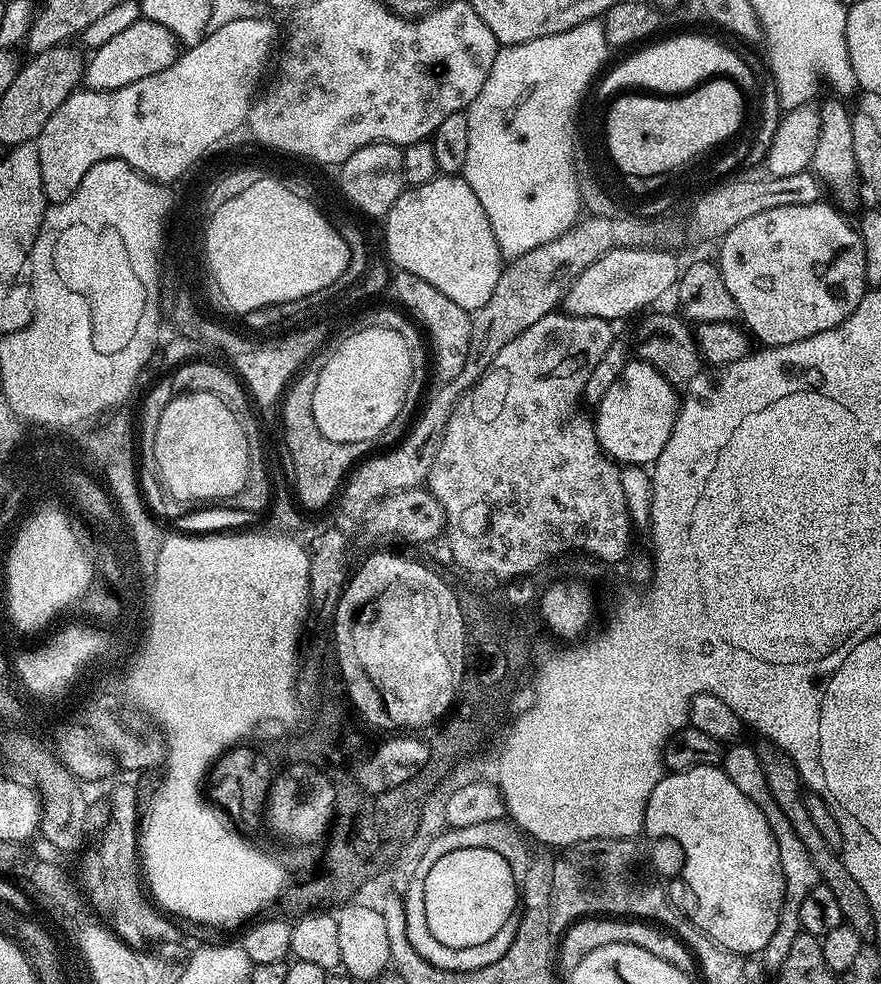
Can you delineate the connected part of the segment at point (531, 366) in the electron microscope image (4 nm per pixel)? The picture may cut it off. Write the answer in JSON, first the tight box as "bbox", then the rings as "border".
{"bbox":[426,310,632,576],"border":[[[564,310],[551,312],[549,316],[539,318],[538,322],[518,334],[512,342],[506,343],[480,376],[480,380],[453,406],[453,412],[442,434],[440,449],[427,474],[426,488],[429,488],[430,496],[441,504],[441,510],[444,511],[446,536],[450,540],[452,559],[457,565],[503,575],[527,576],[537,571],[541,561],[549,556],[549,553],[561,552],[563,549],[586,550],[589,556],[609,566],[615,566],[629,554],[628,543],[632,540],[632,524],[628,521],[628,500],[624,497],[624,484],[620,481],[621,469],[600,448],[596,425],[590,419],[589,413],[587,416],[586,413],[580,412],[586,378],[590,378],[594,366],[602,362],[606,350],[613,347],[612,328],[613,325],[609,321],[597,316],[570,316]]]}

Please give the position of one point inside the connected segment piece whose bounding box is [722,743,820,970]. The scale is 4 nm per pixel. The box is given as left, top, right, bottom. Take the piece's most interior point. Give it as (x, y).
(741, 764)

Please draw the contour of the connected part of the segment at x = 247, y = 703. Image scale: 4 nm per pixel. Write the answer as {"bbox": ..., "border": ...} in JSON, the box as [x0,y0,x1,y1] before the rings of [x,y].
{"bbox":[135,530,307,926],"border":[[[262,530],[257,536],[243,536],[236,540],[168,540],[168,547],[164,548],[163,556],[160,558],[152,637],[135,672],[139,680],[139,694],[142,702],[145,702],[149,712],[155,713],[155,716],[159,717],[160,722],[164,724],[174,751],[172,751],[172,771],[169,773],[168,783],[163,786],[163,791],[159,792],[155,807],[142,820],[148,825],[148,831],[145,832],[144,845],[140,848],[139,862],[142,865],[143,879],[146,881],[151,899],[165,913],[173,917],[181,916],[184,920],[193,920],[196,924],[208,924],[208,926],[215,926],[218,918],[222,916],[240,916],[248,922],[262,912],[260,904],[272,899],[272,896],[276,895],[276,890],[280,888],[280,869],[265,860],[264,856],[257,855],[257,850],[252,847],[248,837],[241,833],[237,825],[229,822],[219,808],[200,803],[196,796],[196,780],[199,780],[208,760],[212,759],[212,756],[215,756],[226,743],[240,736],[265,716],[269,714],[275,716],[286,709],[292,686],[293,645],[296,642],[297,627],[301,622],[305,606],[305,576],[307,576],[307,565],[301,547],[289,543],[283,534],[275,536],[268,530]]]}

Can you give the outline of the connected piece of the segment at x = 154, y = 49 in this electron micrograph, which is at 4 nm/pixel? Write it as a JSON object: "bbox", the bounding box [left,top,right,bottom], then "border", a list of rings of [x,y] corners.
{"bbox":[83,18,178,92],"border":[[[141,18],[127,30],[122,30],[115,38],[110,38],[106,46],[95,49],[87,57],[83,83],[94,92],[118,90],[130,82],[138,82],[138,78],[146,78],[150,74],[158,74],[158,70],[166,70],[176,61],[178,41],[174,33],[158,22]]]}

